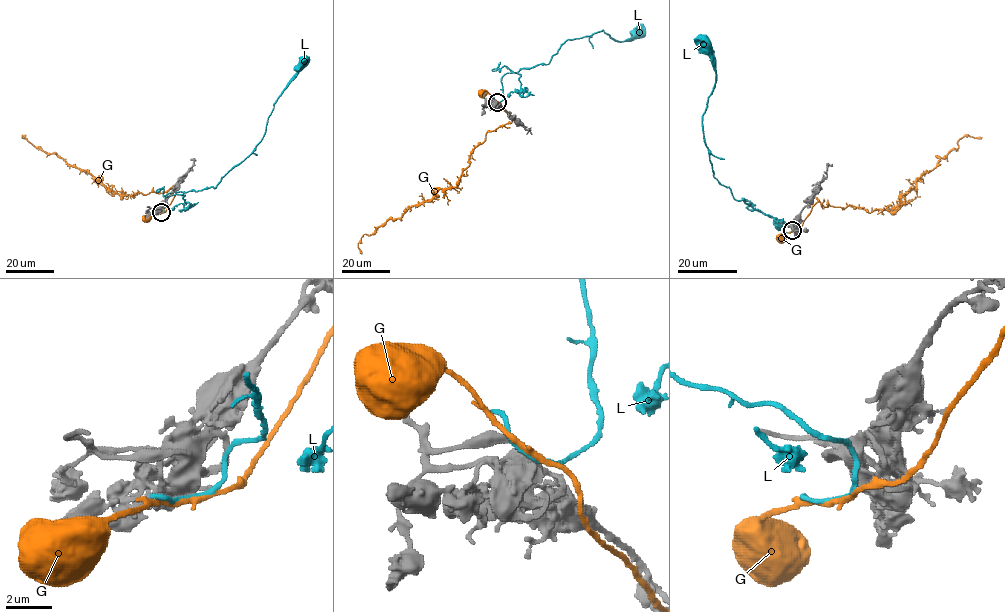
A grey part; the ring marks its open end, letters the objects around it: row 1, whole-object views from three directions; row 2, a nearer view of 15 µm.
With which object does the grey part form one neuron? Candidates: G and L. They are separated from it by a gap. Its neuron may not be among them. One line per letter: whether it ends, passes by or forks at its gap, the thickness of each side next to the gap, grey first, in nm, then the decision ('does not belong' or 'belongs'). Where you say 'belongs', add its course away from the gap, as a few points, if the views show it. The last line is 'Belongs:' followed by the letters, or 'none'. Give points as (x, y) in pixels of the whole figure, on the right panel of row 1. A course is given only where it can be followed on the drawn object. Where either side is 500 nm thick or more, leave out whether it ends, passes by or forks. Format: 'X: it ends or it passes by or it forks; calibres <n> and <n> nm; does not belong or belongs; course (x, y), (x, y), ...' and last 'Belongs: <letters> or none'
G: calibres 650 and 200 nm; does not belong
L: calibres 650 and 200 nm; belongs; course (791, 231), (744, 198), (736, 200), (714, 177), (702, 115), (715, 85), (715, 57), (704, 38)
Belongs: L

